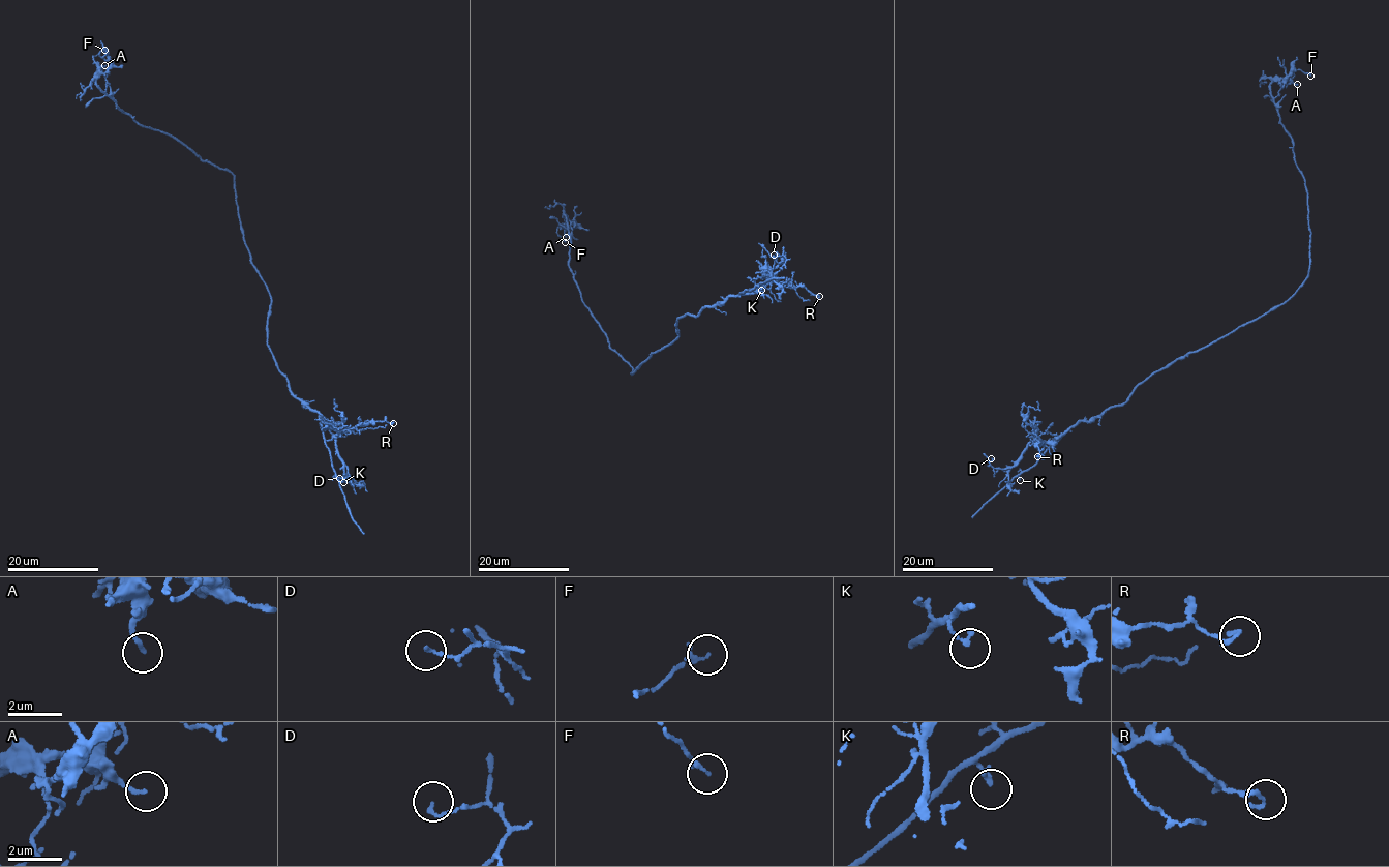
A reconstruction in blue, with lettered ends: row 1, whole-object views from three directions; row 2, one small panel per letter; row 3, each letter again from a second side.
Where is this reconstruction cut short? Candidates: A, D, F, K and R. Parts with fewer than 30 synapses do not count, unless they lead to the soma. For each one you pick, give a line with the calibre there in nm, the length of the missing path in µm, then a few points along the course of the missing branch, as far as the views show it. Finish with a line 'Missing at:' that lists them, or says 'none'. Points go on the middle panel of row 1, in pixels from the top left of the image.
Missing at: none

